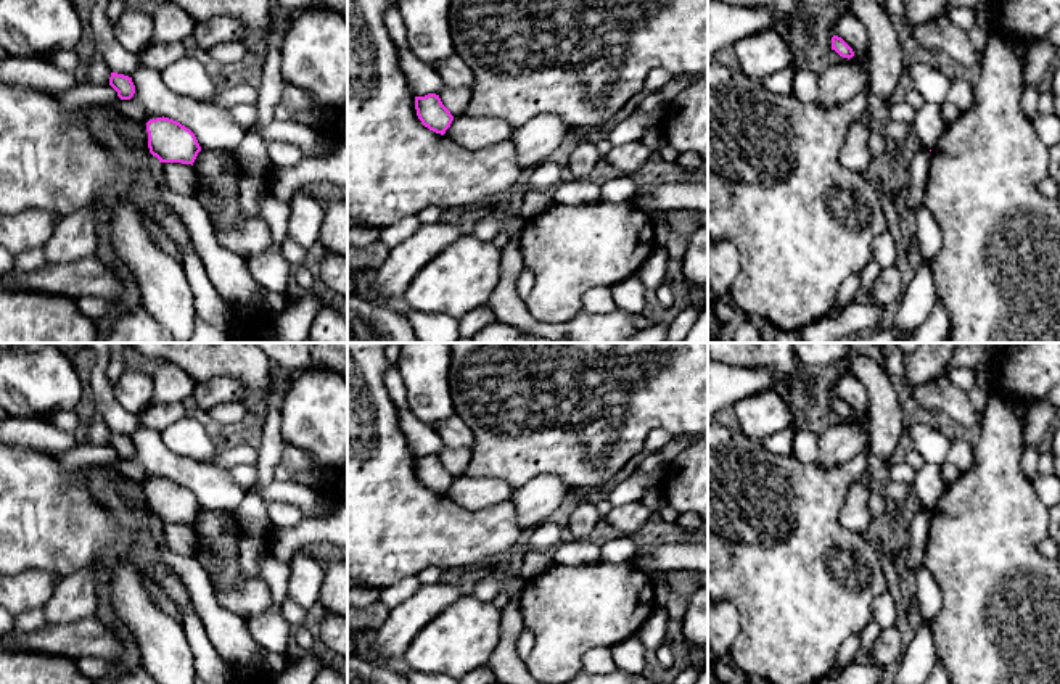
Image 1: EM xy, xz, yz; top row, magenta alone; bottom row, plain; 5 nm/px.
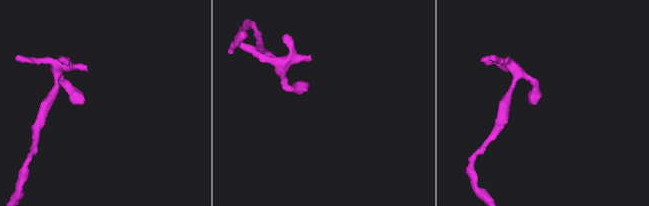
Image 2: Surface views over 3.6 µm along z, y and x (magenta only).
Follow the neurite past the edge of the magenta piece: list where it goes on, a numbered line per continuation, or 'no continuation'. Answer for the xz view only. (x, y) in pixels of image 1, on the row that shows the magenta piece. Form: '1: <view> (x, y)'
no continuation

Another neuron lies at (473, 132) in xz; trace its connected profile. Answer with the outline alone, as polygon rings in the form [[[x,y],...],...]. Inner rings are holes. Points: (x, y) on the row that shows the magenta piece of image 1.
[[[457,116],[446,135],[468,150],[479,150],[491,143],[510,140],[513,127],[494,116]]]

